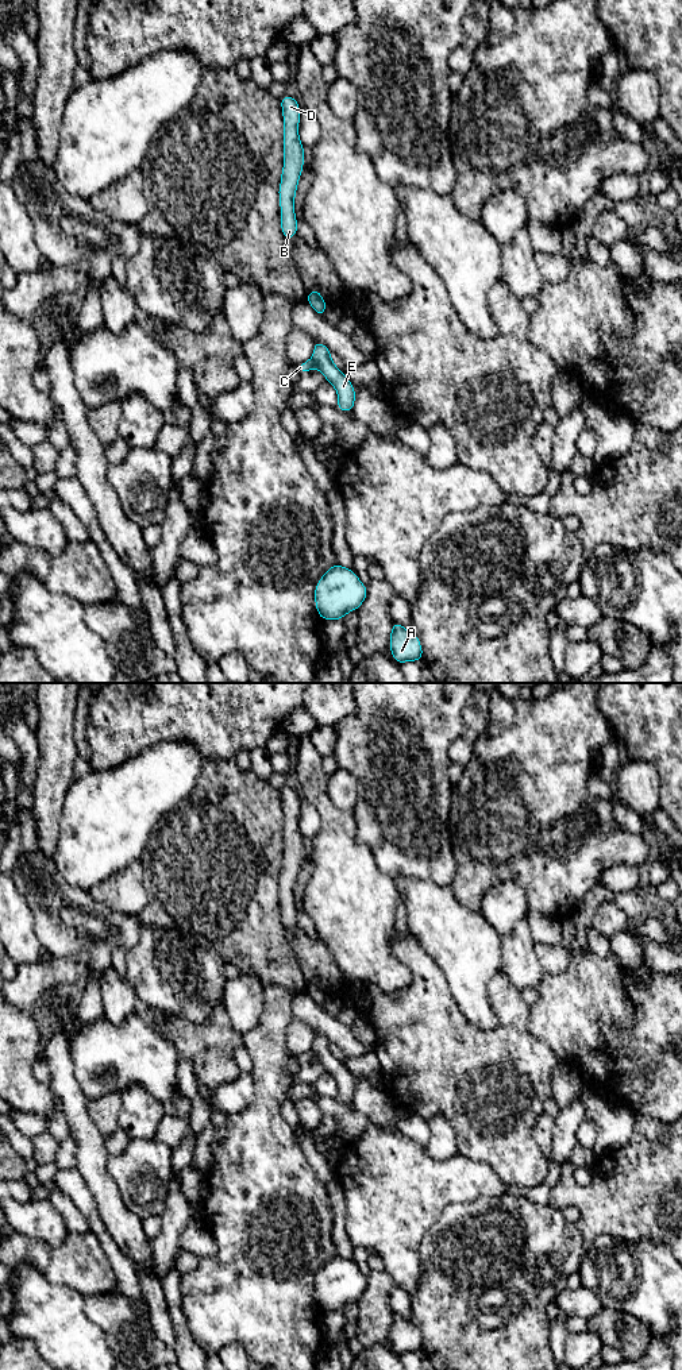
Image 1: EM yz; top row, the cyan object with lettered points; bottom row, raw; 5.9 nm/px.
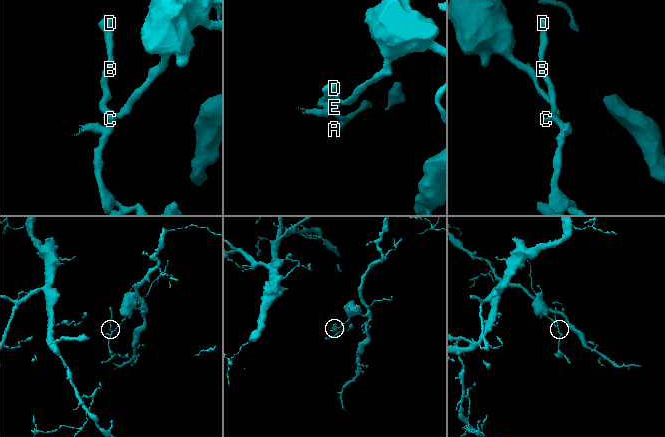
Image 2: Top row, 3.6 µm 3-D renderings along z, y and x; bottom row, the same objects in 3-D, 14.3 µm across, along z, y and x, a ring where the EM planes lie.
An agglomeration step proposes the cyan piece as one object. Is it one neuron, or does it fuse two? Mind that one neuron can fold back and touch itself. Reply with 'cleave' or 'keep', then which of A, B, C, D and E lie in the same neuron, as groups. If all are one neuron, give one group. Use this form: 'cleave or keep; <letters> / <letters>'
cleave; A B D E / C

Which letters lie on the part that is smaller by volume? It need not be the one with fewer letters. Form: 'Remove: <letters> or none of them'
Remove: A, B, D, E

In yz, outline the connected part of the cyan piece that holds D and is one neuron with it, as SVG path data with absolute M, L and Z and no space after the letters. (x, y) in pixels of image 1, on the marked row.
M285 94L281 100L284 116L284 169L278 188L281 208L281 231L285 240L297 235L294 196L304 166L304 146L298 135L300 105L294 97Z

